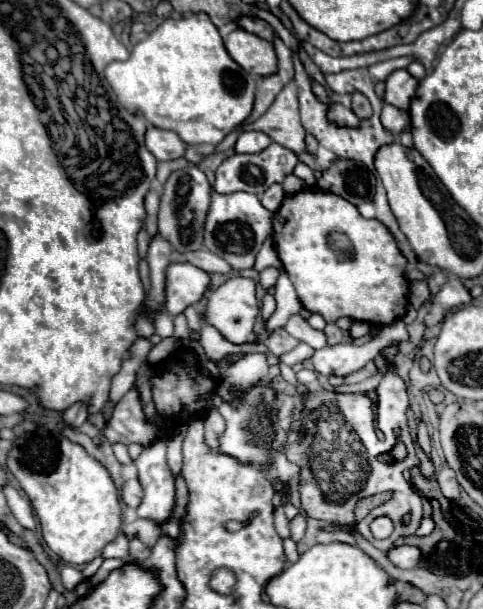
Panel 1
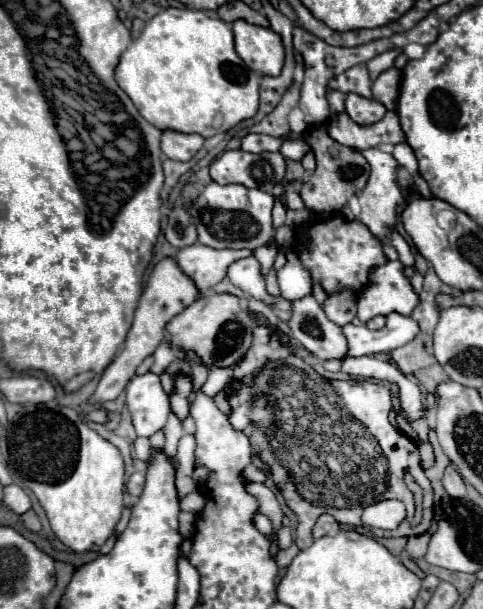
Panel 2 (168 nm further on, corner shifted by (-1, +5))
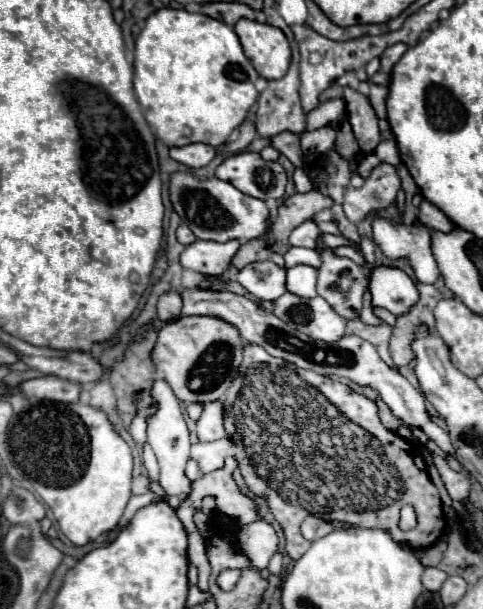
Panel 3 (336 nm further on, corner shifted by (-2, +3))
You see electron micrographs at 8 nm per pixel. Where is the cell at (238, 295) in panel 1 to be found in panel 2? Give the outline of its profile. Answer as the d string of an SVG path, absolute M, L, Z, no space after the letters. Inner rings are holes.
M209 294L201 300L193 302L185 312L177 314L165 328L167 340L175 350L183 352L195 352L199 360L211 368L231 368L235 366L245 352L251 346L253 340L253 322L249 318L249 312L239 304L237 296L231 294Z

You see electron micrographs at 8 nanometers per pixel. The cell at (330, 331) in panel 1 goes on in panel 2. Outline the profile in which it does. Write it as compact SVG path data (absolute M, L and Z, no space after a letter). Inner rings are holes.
M343 288L341 292L335 292L335 294L329 294L323 302L323 308L325 308L325 314L329 316L329 320L333 320L335 324L349 324L355 314L357 314L357 292L351 290L351 288Z

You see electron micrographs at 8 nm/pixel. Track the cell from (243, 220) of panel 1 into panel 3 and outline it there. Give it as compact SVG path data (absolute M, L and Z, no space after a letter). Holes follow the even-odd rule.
M176 172L170 180L170 200L182 222L194 232L200 240L212 242L250 242L266 234L266 226L270 226L270 212L266 202L260 198L242 194L232 184L222 182L218 178L198 180L190 172Z

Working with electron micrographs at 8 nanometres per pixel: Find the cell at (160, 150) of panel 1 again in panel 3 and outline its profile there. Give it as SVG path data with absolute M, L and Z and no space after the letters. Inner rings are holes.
M188 144L180 148L170 148L170 158L188 166L188 168L202 168L206 166L216 154L216 148L210 144Z

